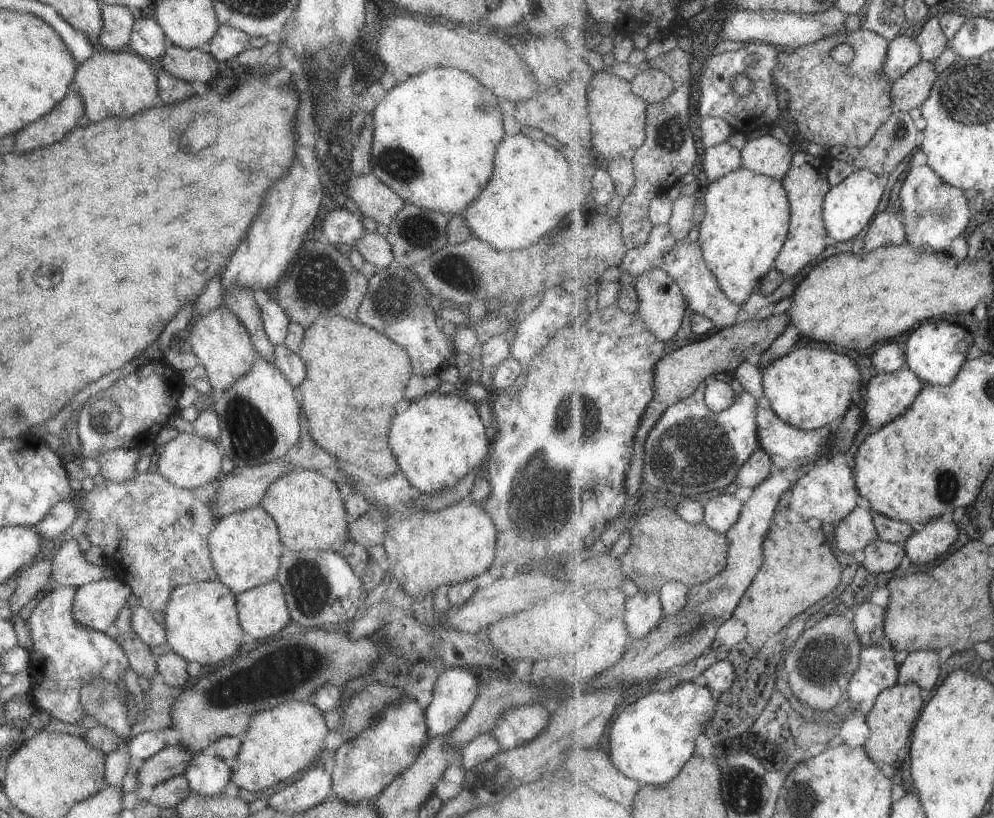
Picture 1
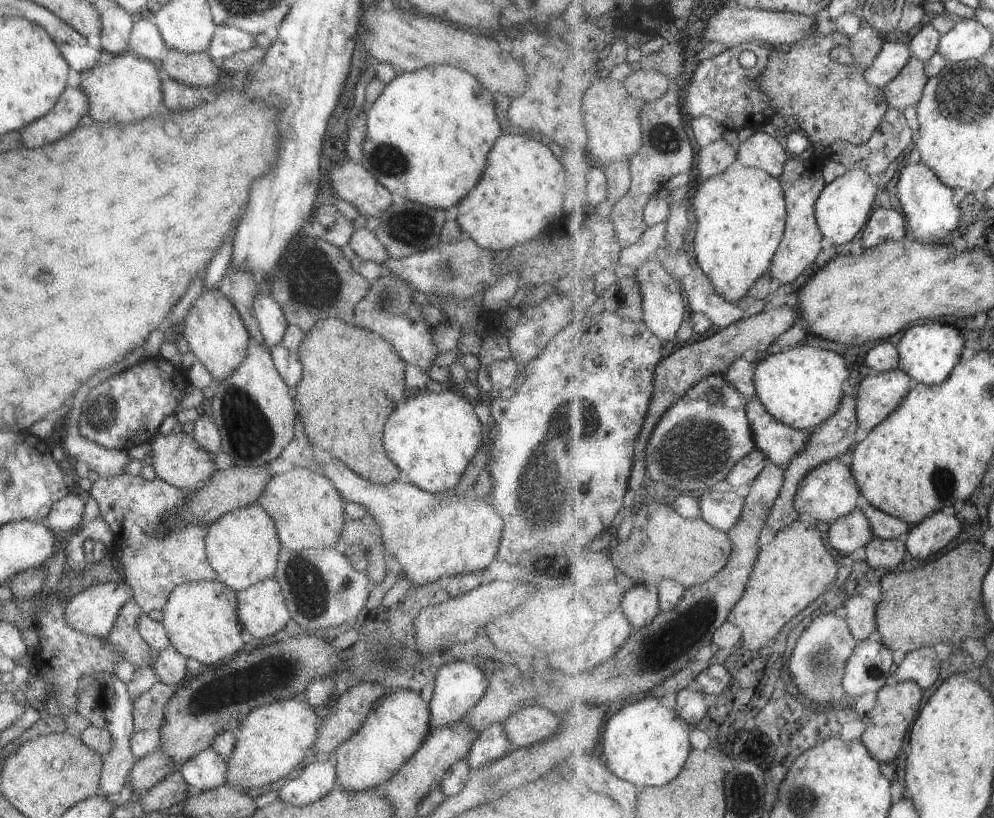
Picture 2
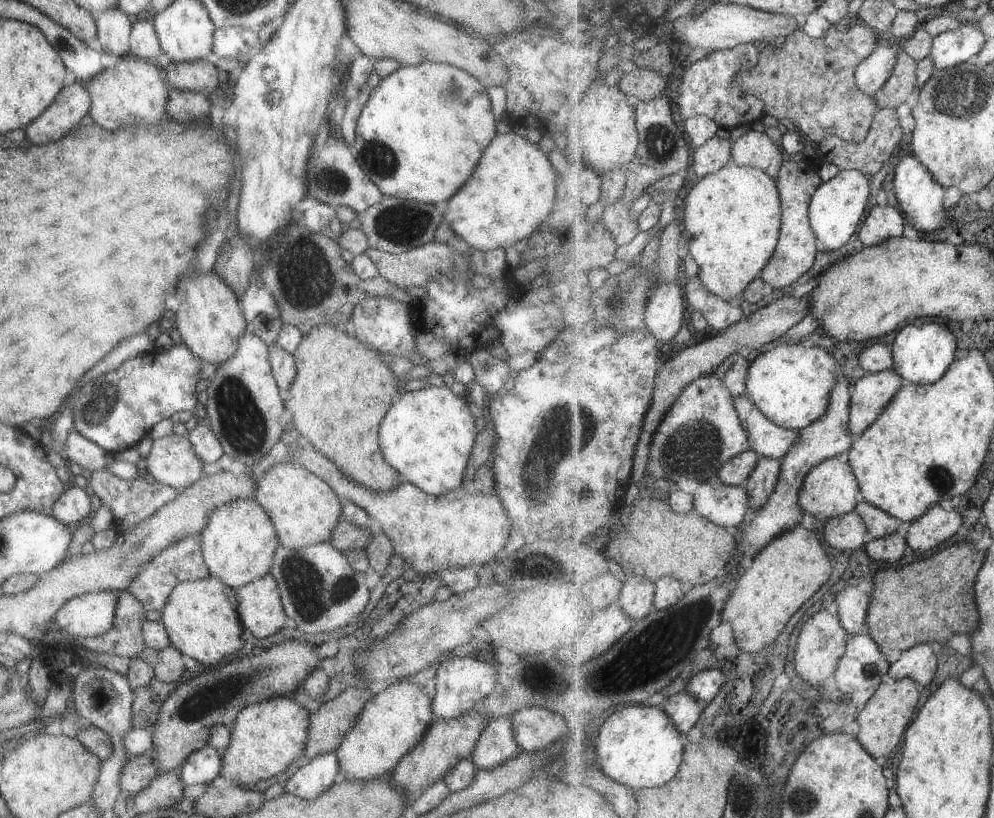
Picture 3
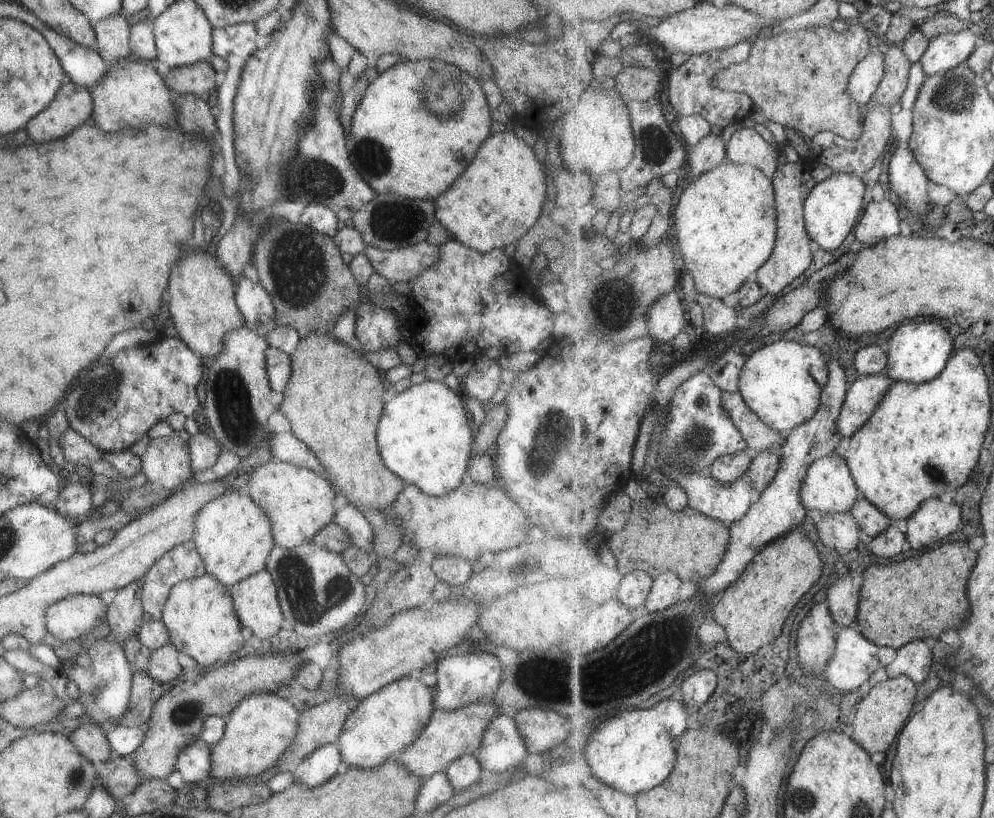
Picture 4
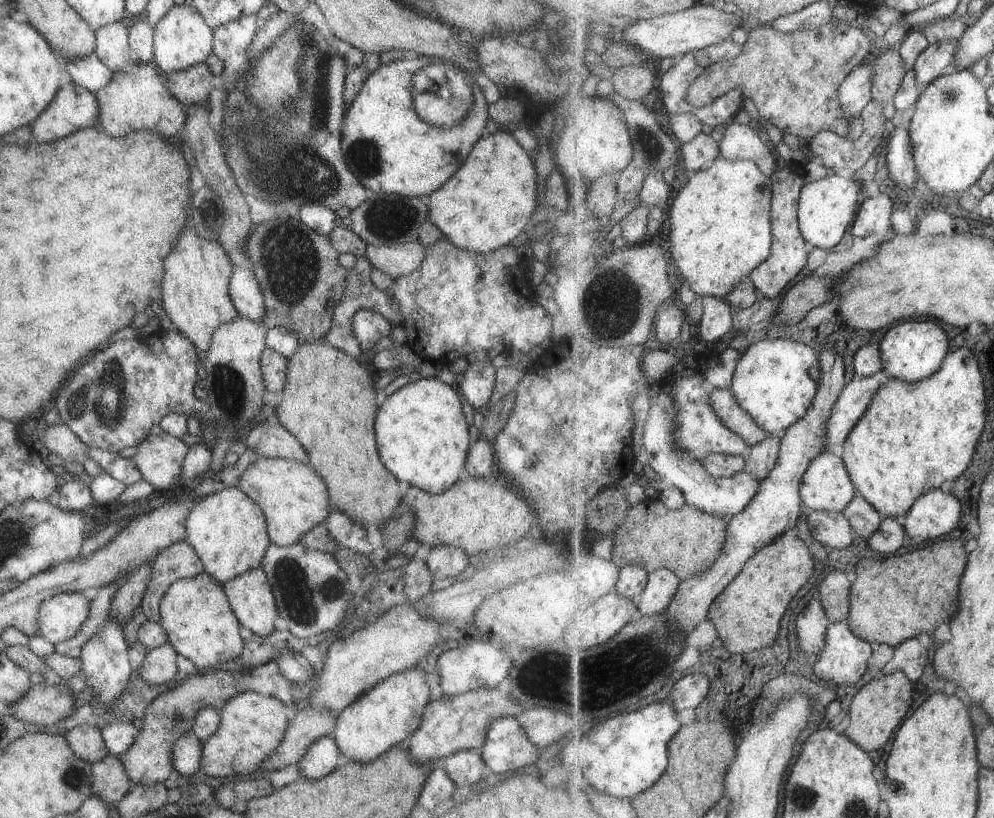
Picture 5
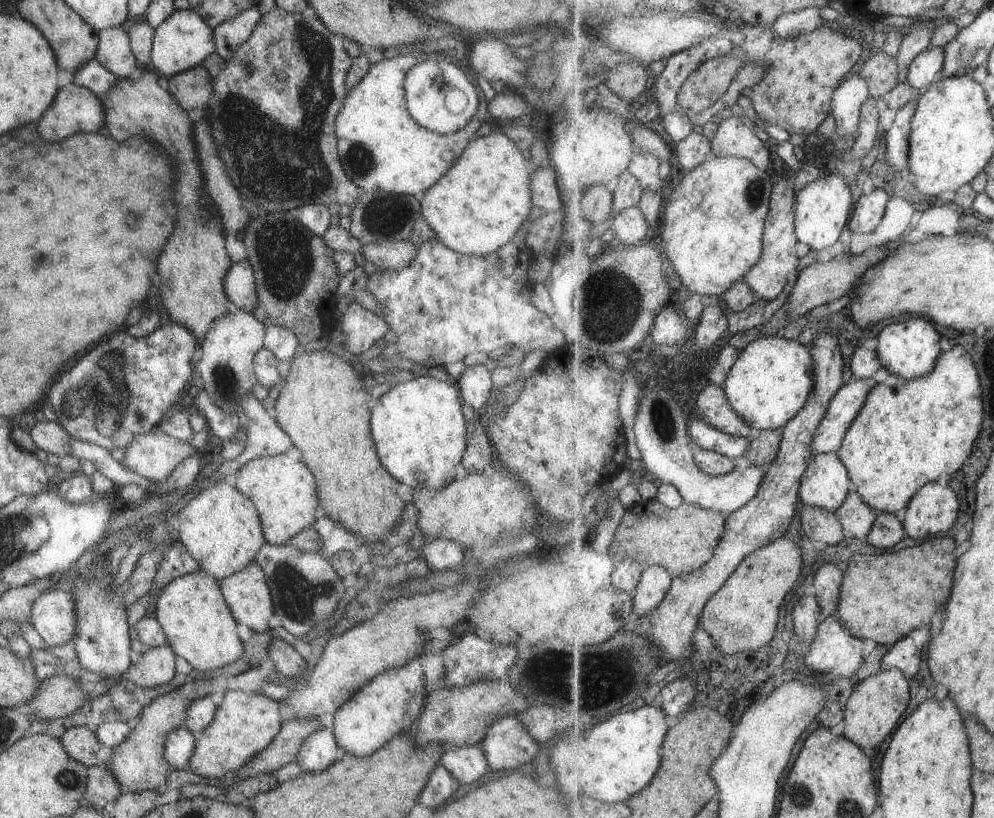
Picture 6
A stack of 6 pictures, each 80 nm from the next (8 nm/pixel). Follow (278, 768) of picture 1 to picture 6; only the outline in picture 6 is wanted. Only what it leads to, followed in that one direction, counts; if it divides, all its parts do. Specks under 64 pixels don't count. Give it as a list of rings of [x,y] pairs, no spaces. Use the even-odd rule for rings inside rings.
[[[226,690],[221,702],[216,706],[211,722],[196,737],[186,770],[205,778],[221,778],[228,776],[229,772],[241,769],[279,732],[282,725],[279,705],[265,695]]]

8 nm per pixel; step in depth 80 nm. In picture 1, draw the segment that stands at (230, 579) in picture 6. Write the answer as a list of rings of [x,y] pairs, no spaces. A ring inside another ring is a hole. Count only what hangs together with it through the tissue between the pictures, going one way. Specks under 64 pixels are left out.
[[[275,580],[236,594],[235,608],[242,632],[253,640],[279,632],[290,619],[282,586]]]

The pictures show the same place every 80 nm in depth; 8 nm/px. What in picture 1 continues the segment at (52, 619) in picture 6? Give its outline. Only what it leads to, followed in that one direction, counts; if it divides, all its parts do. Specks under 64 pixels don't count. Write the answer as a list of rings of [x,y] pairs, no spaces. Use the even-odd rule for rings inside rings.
[[[120,578],[96,580],[77,587],[71,616],[95,632],[104,632],[125,606],[131,589]]]

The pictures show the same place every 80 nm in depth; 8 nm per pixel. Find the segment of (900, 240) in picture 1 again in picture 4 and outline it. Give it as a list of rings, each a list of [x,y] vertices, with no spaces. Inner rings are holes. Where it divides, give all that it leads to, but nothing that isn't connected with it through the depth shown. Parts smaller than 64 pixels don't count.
[[[875,202],[865,209],[860,223],[856,226],[855,236],[867,246],[875,246],[882,240],[901,234],[901,216],[893,202]]]

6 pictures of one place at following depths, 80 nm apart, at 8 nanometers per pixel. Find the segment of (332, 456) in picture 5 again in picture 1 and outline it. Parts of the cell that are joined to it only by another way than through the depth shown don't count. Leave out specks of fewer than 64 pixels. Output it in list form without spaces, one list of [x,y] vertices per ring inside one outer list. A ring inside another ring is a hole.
[[[342,316],[317,317],[303,331],[296,355],[305,365],[303,382],[296,388],[301,412],[307,416],[307,428],[315,444],[329,456],[349,466],[367,469],[377,478],[387,478],[398,470],[387,442],[387,426],[395,416],[395,404],[403,398],[403,388],[411,374],[410,360],[403,348],[368,326]]]

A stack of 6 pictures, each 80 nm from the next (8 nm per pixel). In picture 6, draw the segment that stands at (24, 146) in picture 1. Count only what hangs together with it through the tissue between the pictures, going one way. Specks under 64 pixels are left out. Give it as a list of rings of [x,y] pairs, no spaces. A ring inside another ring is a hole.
[[[72,82],[57,91],[53,102],[37,120],[37,134],[39,134],[39,138],[43,138],[47,142],[57,142],[57,140],[63,140],[75,132],[95,132],[97,128],[101,128],[99,132],[103,132],[102,122],[103,107],[99,97],[90,90]]]

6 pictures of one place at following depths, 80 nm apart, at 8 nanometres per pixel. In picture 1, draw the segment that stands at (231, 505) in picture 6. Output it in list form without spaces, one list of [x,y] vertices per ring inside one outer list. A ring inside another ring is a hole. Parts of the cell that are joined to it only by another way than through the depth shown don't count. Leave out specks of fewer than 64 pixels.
[[[259,506],[219,517],[206,543],[216,580],[233,594],[273,581],[278,569],[278,558],[284,552],[274,520]]]

